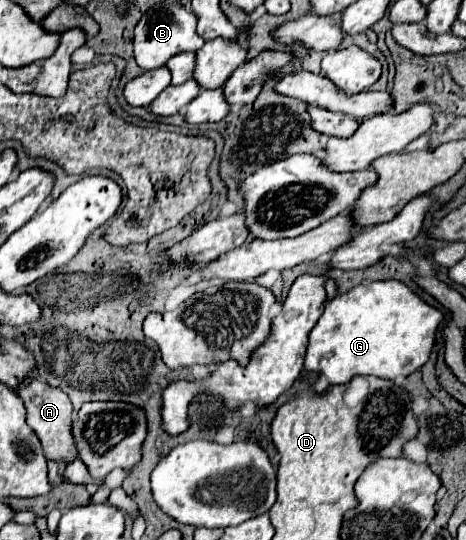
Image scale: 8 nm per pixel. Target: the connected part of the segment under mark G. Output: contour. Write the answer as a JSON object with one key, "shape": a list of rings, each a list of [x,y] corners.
{"shape":[[[386,280],[386,282],[362,282],[352,290],[338,294],[328,300],[318,324],[308,334],[308,346],[304,354],[304,370],[316,374],[312,390],[324,394],[330,386],[348,384],[354,376],[378,376],[392,380],[398,374],[410,376],[426,364],[430,350],[434,346],[434,332],[444,324],[444,316],[434,306],[422,302],[404,282]]]}

